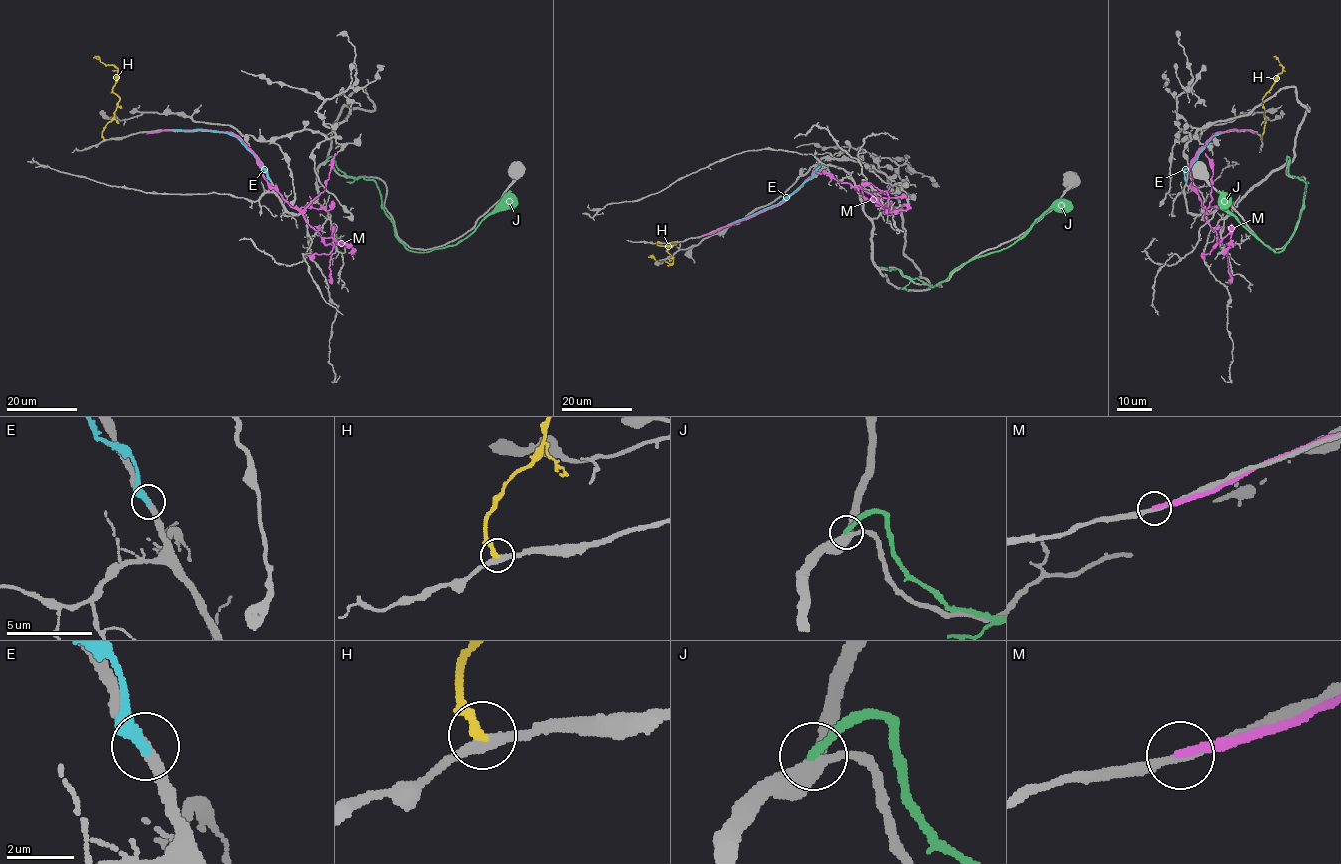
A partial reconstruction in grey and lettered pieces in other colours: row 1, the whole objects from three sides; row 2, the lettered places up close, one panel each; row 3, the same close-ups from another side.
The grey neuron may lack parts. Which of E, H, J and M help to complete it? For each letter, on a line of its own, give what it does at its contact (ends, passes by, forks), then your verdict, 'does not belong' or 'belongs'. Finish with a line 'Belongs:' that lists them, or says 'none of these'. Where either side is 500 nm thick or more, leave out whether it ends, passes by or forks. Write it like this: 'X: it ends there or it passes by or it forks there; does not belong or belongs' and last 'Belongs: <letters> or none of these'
E: it ends there; does not belong
H: it ends there; belongs
J: it ends there; does not belong
M: it ends there; does not belong
Belongs: H

